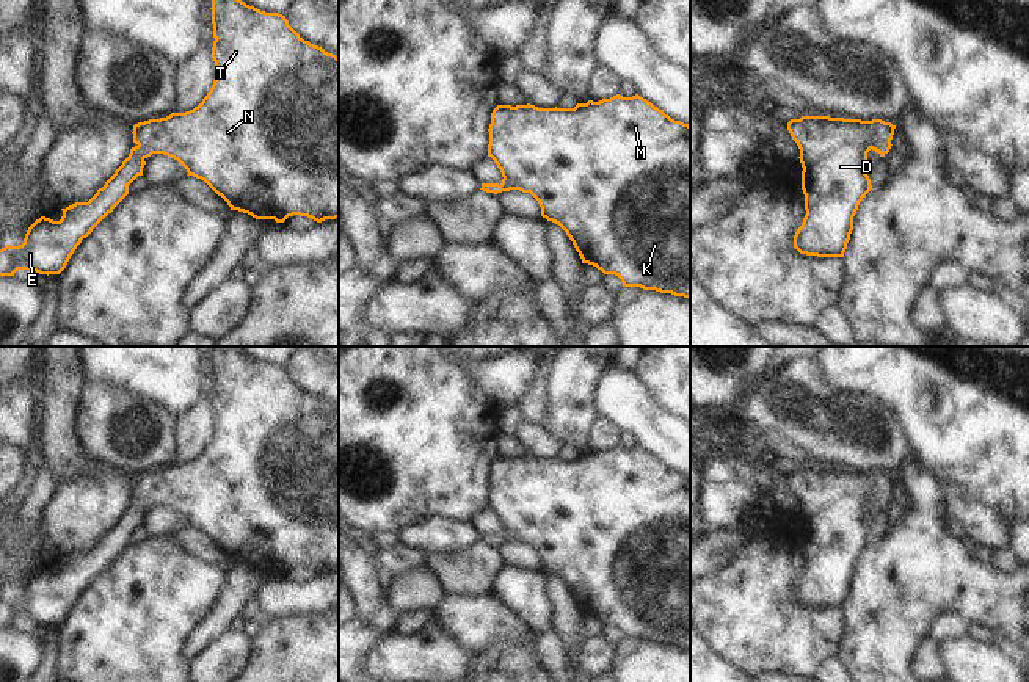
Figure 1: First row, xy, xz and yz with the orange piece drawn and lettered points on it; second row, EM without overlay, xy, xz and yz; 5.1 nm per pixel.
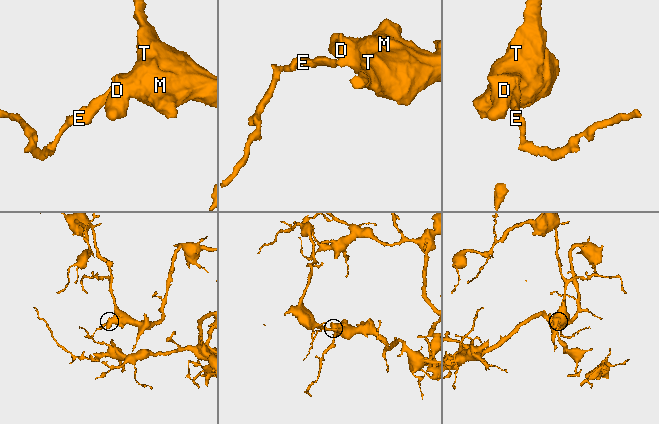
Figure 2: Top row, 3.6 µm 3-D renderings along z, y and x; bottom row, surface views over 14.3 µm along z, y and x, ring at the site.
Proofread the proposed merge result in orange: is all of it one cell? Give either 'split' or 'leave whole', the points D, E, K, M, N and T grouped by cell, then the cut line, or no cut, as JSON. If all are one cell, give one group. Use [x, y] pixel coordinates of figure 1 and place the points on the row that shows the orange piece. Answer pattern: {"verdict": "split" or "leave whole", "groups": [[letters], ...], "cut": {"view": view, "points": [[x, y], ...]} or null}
{"verdict": "leave whole", "groups": [["D", "E", "K", "M", "N", "T"]], "cut": null}

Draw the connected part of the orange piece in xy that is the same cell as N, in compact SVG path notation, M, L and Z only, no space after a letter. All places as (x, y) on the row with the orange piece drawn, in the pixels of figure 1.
M212 0L212 24L213 24L213 47L212 58L215 61L215 80L202 99L202 102L190 111L171 113L166 118L149 119L133 125L133 143L135 147L130 149L129 157L115 171L115 174L105 182L102 188L88 201L75 202L63 210L60 221L41 216L27 230L24 243L19 246L9 246L0 249L0 276L14 276L17 270L30 270L39 274L60 274L77 246L86 238L93 229L108 215L113 209L129 194L129 185L143 176L143 168L146 158L152 154L163 154L177 160L188 172L196 179L204 180L218 196L221 196L231 210L238 210L251 215L256 219L275 219L276 223L284 223L289 216L300 215L307 216L317 223L325 219L339 218L339 58L333 53L325 52L322 47L304 41L290 25L285 16L279 13L265 13L254 6L246 5L242 0Z

